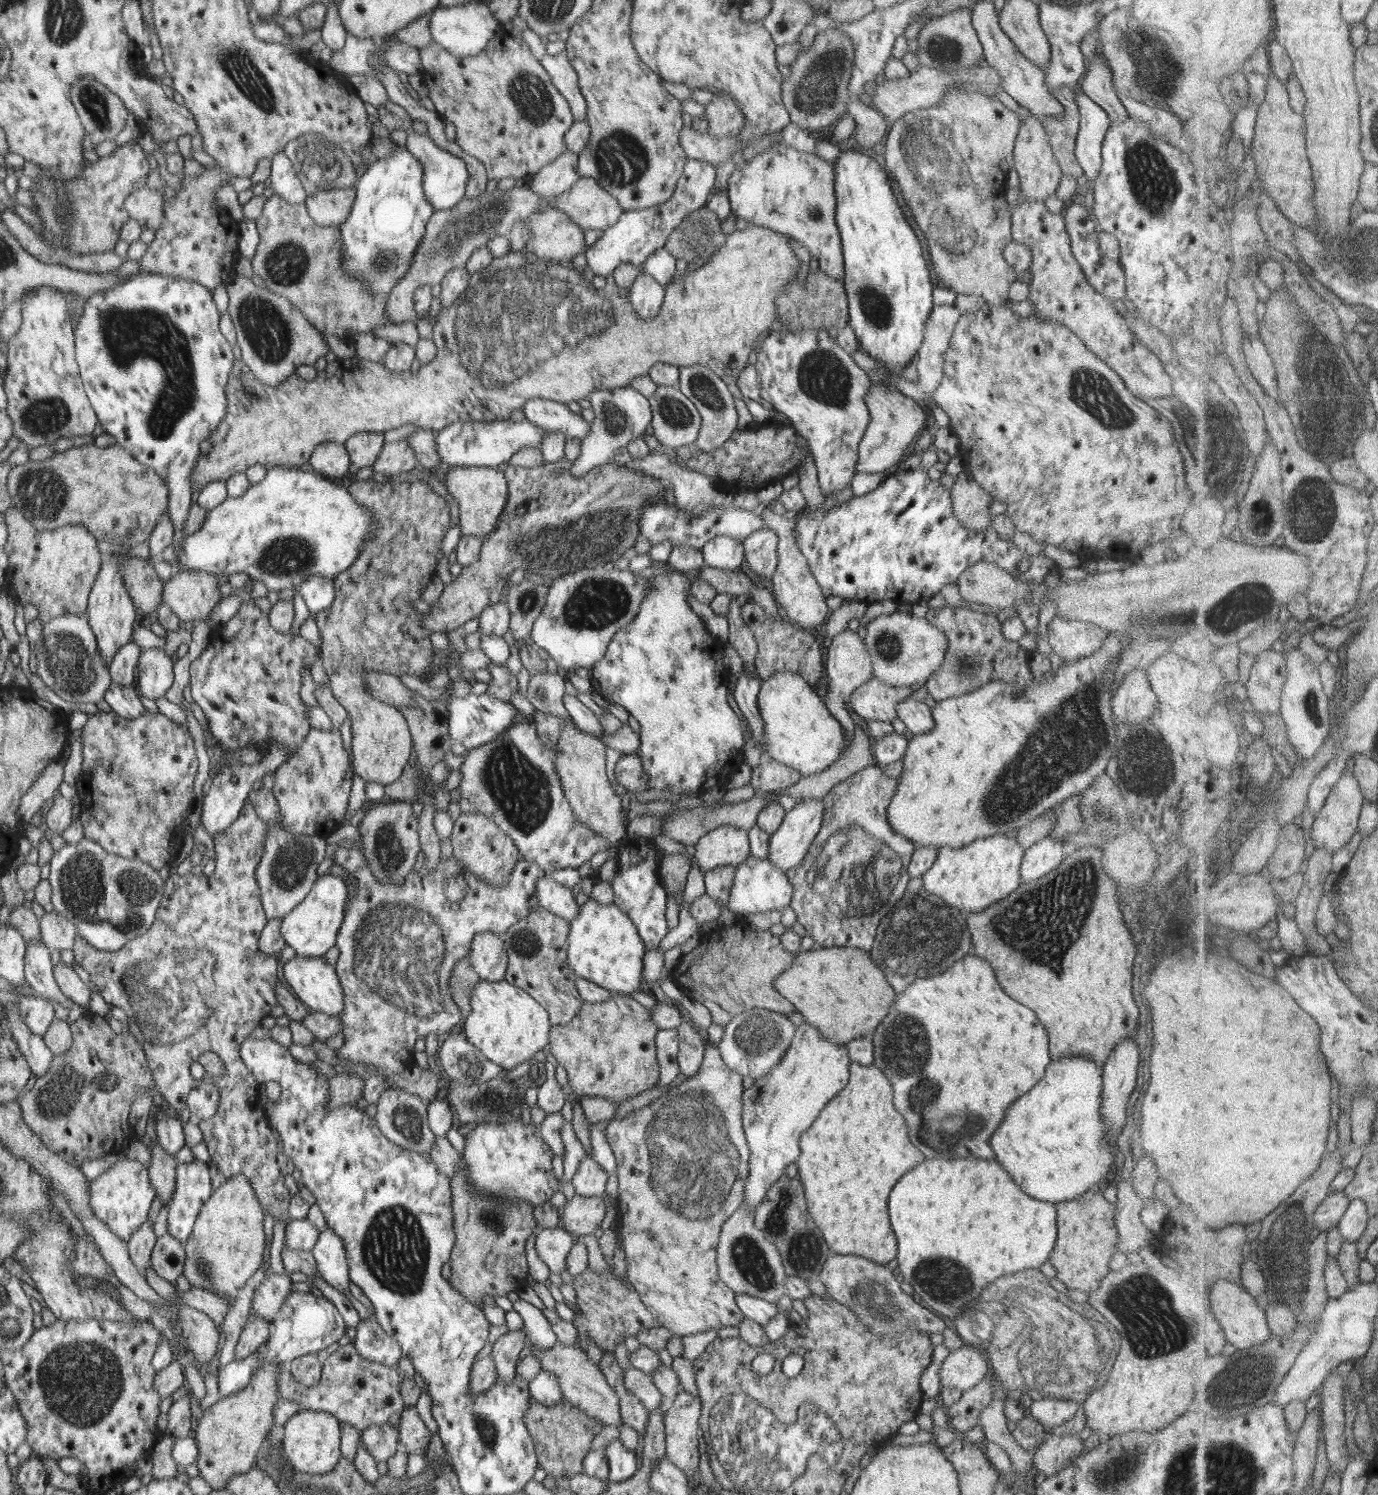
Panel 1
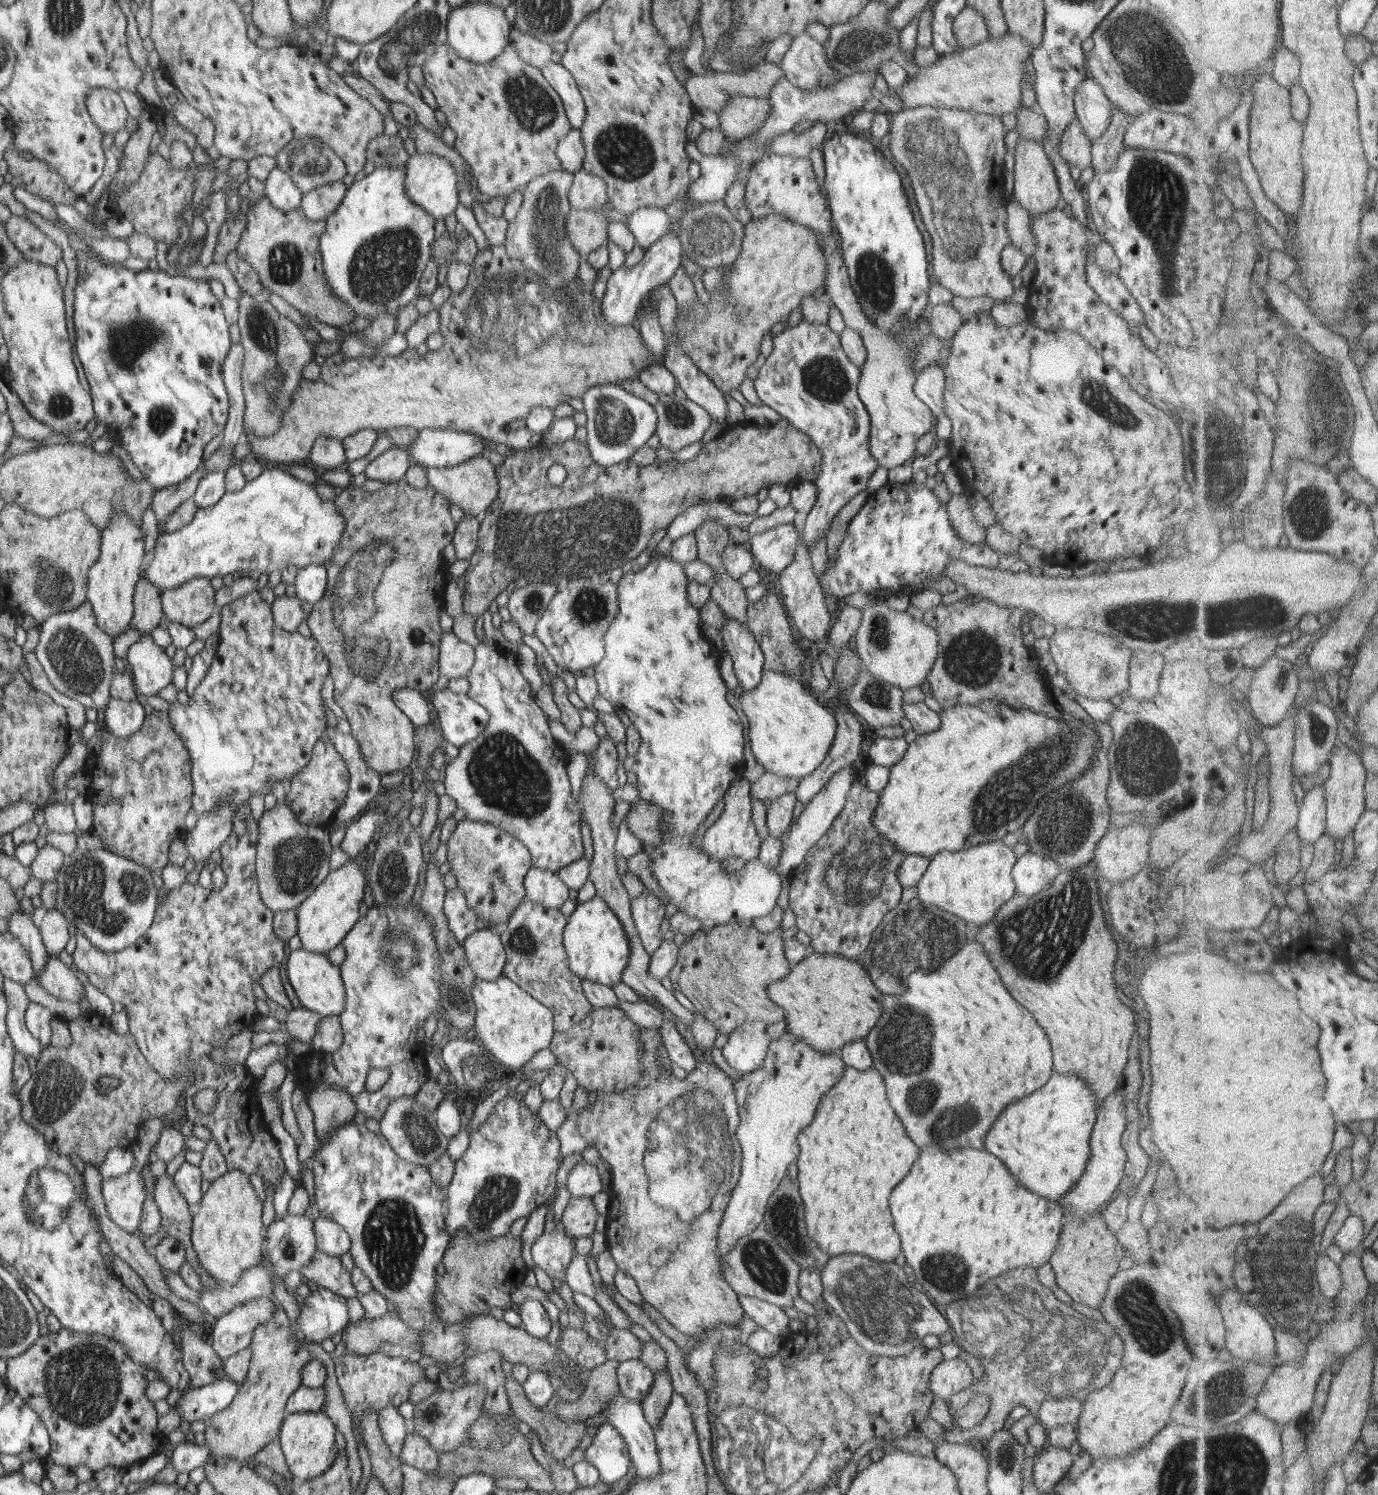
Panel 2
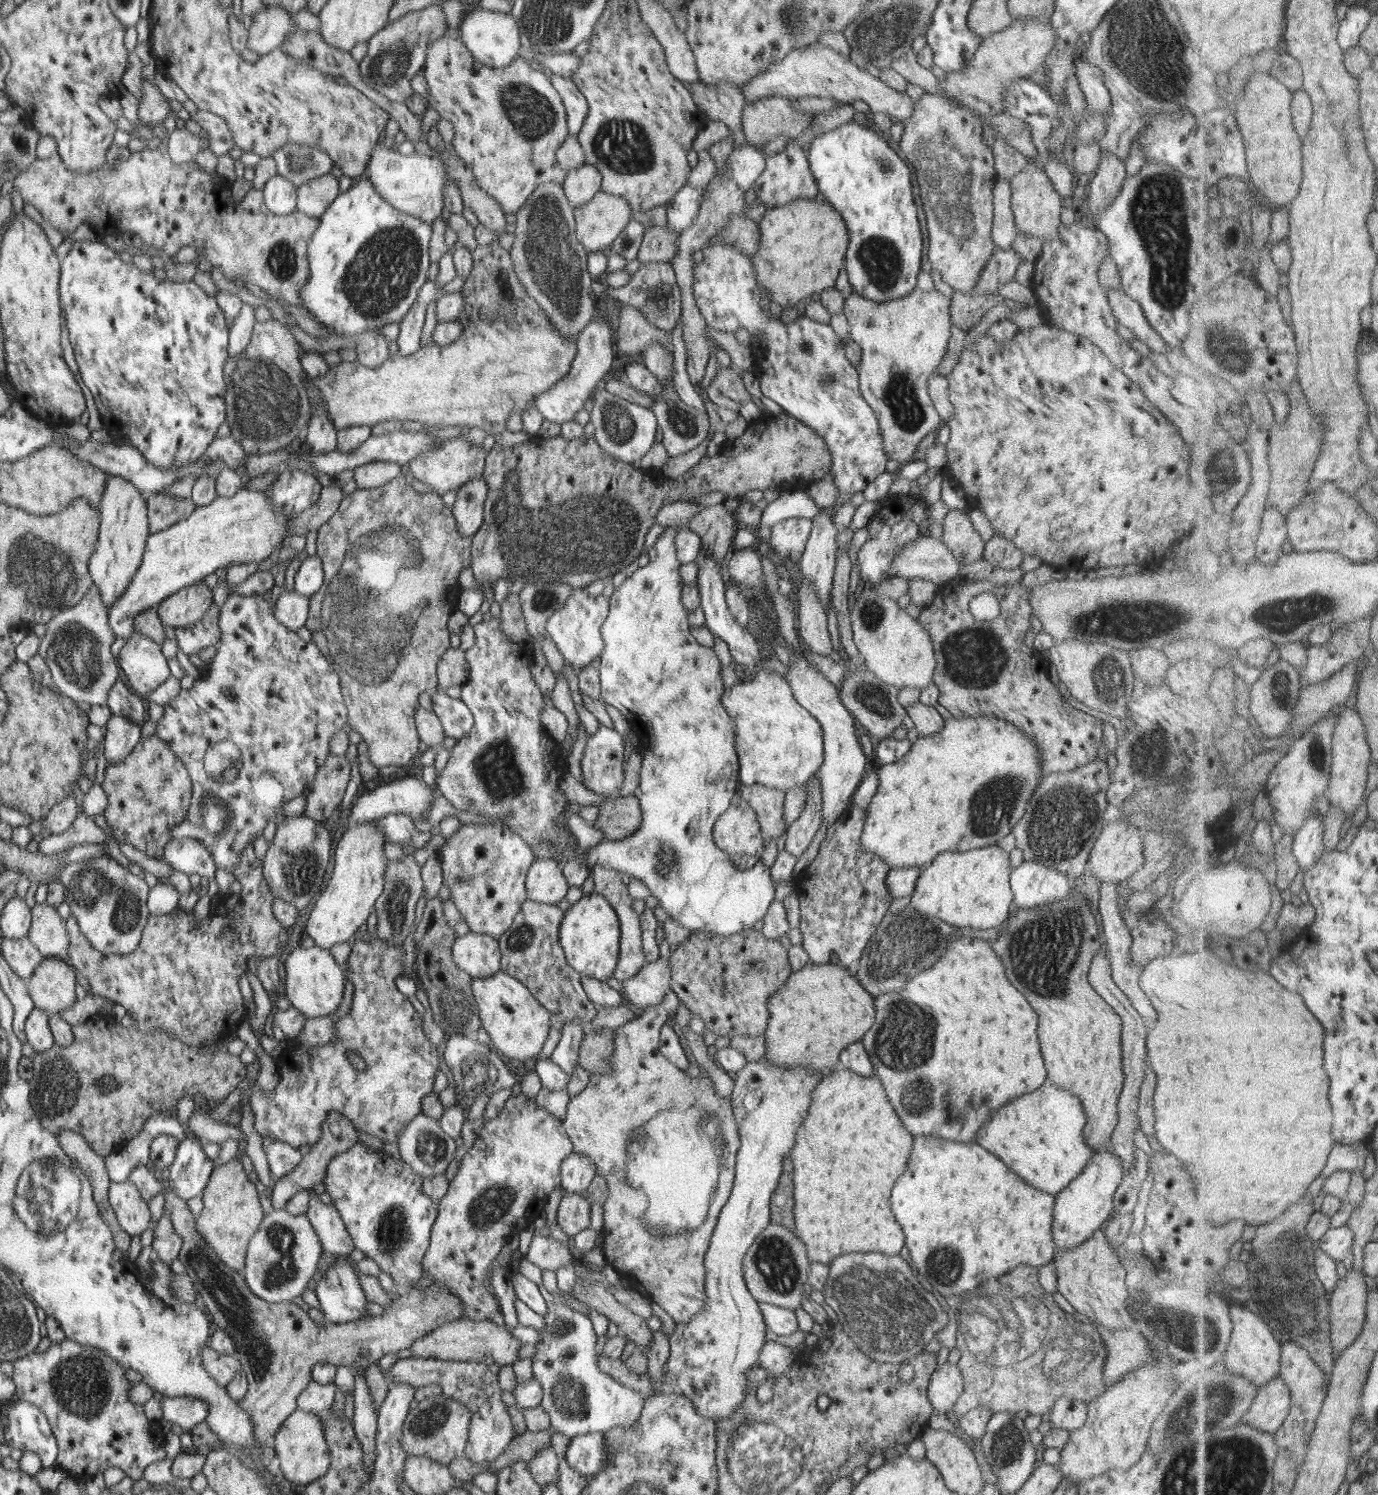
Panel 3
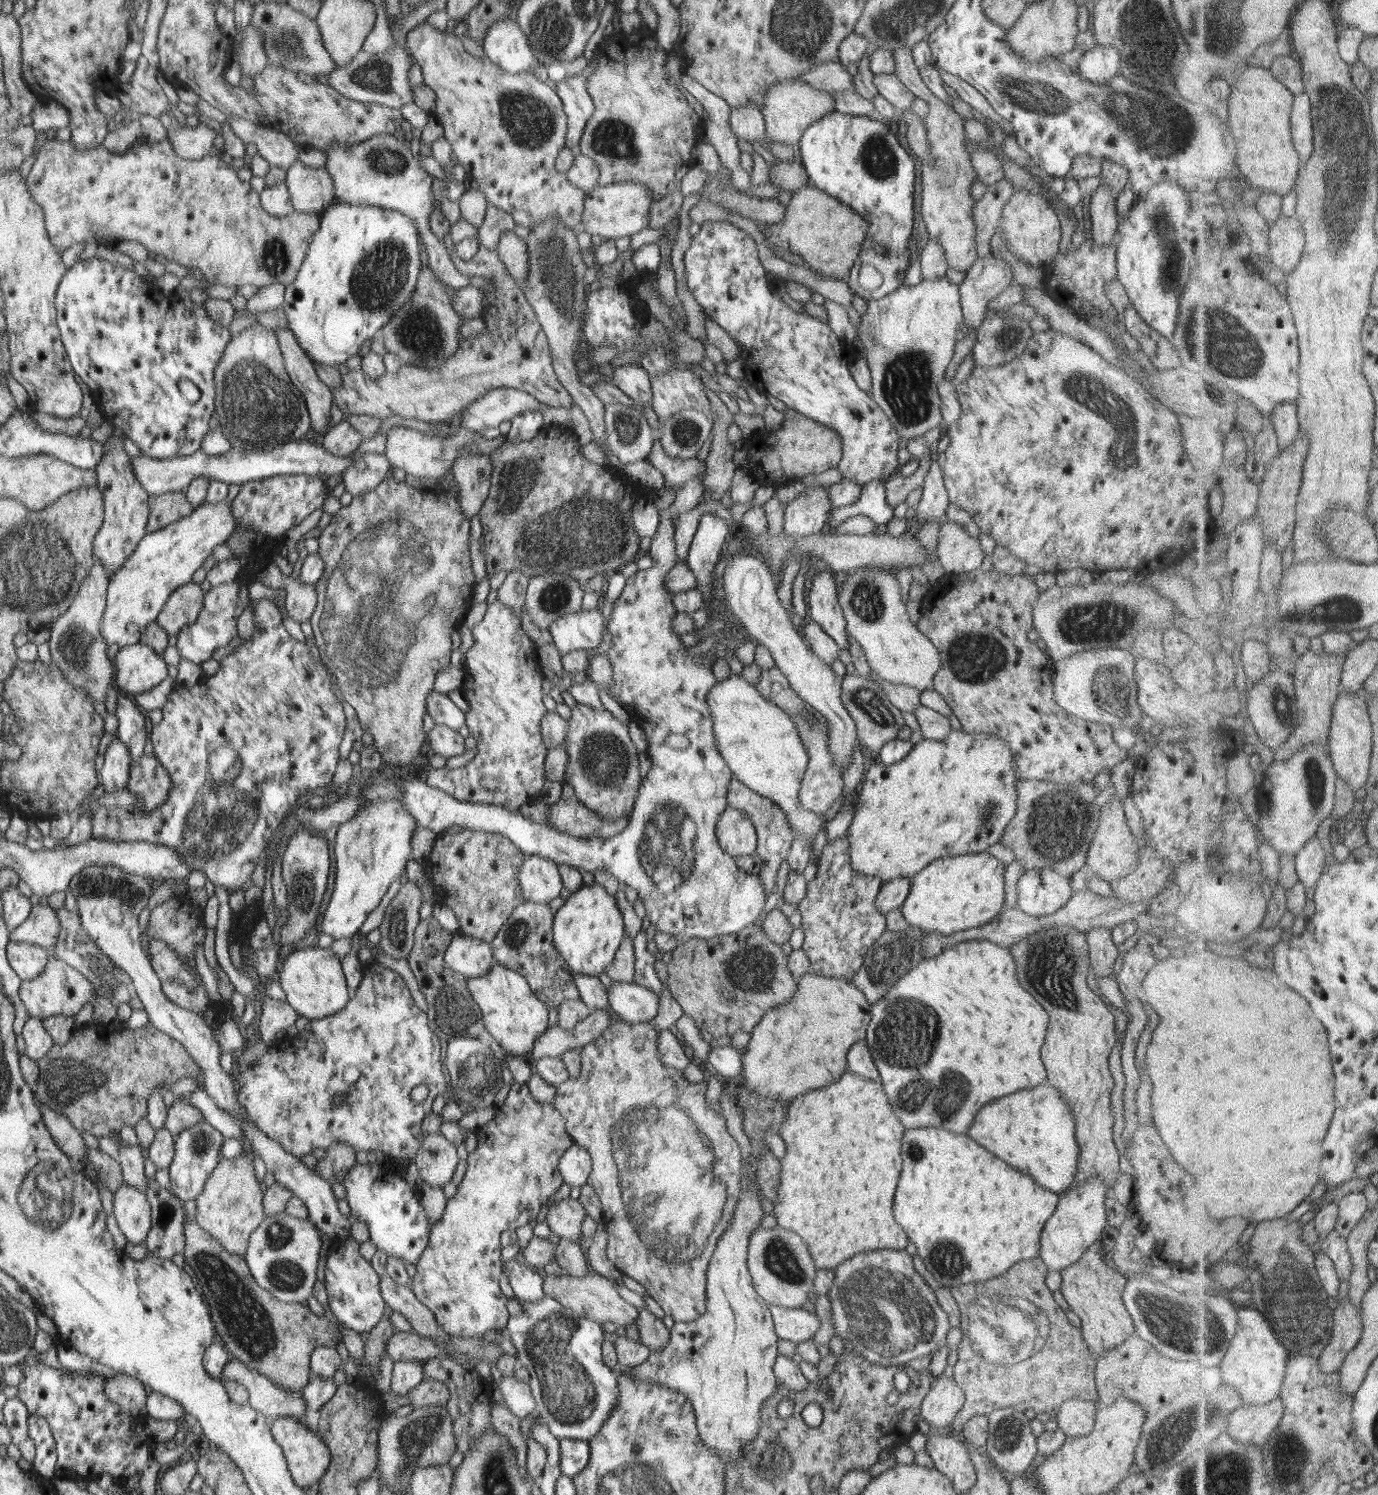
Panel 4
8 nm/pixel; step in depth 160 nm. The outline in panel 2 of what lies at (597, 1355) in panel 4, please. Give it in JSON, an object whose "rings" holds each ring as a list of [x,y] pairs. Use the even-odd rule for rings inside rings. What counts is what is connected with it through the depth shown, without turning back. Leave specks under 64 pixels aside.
{"rings":[[[620,1393],[615,1394],[607,1408],[599,1412],[595,1422],[606,1422],[617,1430],[625,1441],[636,1475],[649,1479],[659,1472],[659,1459],[651,1426],[645,1420],[640,1404]]]}

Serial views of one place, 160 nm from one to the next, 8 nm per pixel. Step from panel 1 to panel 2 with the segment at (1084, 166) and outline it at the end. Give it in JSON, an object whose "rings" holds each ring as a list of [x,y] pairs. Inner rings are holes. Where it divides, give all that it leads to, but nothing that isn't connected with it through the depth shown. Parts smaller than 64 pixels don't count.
{"rings":[[[1083,79],[1075,89],[1074,114],[1082,131],[1092,142],[1110,122],[1112,104],[1093,79]]]}

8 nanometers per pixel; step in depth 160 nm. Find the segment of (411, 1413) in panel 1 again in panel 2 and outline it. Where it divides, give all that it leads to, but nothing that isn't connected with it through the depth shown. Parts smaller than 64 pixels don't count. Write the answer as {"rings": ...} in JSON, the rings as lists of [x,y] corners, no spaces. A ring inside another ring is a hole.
{"rings":[[[414,1430],[406,1434],[399,1457],[407,1466],[416,1468],[428,1477],[436,1472],[438,1465],[436,1452],[426,1442],[424,1436],[414,1434]]]}

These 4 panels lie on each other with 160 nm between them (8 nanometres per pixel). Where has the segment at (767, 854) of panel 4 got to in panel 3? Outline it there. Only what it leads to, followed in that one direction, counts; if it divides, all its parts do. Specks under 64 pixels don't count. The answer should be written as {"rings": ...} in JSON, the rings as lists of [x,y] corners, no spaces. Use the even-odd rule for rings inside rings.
{"rings":[[[738,783],[735,793],[741,796],[741,799],[755,812],[763,846],[771,841],[776,842],[786,830],[782,810],[783,790]]]}

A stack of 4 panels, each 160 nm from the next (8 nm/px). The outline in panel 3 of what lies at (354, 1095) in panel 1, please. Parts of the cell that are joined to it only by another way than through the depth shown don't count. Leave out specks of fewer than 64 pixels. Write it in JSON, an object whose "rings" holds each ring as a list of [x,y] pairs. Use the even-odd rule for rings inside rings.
{"rings":[[[329,1110],[329,1115],[322,1123],[320,1139],[301,1157],[297,1166],[280,1179],[275,1179],[271,1188],[271,1204],[274,1209],[281,1209],[286,1202],[301,1190],[311,1190],[313,1184],[322,1182],[326,1173],[327,1163],[337,1154],[349,1150],[357,1141],[357,1134],[351,1123],[336,1111]]]}

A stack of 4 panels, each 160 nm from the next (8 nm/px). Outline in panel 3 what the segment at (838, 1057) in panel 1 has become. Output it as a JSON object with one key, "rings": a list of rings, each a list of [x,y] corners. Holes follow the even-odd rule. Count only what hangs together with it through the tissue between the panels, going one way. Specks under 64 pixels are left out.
{"rings":[[[763,1058],[753,1063],[746,1063],[741,1070],[731,1074],[733,1088],[730,1094],[732,1115],[736,1124],[739,1148],[734,1162],[734,1179],[729,1198],[721,1207],[716,1225],[711,1231],[710,1241],[704,1253],[704,1292],[703,1308],[685,1325],[676,1325],[668,1338],[669,1356],[662,1366],[664,1383],[678,1388],[681,1395],[691,1400],[699,1416],[709,1421],[719,1422],[735,1412],[745,1400],[748,1378],[746,1372],[757,1364],[758,1356],[765,1344],[765,1324],[761,1311],[755,1300],[751,1298],[741,1272],[741,1258],[754,1243],[753,1239],[770,1222],[769,1203],[777,1179],[783,1172],[782,1156],[789,1154],[794,1143],[794,1132],[807,1114],[810,1103],[810,1092],[821,1080],[821,1074],[806,1070],[804,1066],[777,1066]]]}

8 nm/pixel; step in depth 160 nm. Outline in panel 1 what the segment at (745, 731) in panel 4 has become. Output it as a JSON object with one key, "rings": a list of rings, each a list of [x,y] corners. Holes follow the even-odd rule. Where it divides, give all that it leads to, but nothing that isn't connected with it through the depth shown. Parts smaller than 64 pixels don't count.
{"rings":[[[777,672],[761,681],[756,696],[758,715],[763,723],[762,742],[768,760],[784,764],[800,776],[824,771],[845,748],[841,724],[829,714],[814,689],[815,686],[796,673]]]}

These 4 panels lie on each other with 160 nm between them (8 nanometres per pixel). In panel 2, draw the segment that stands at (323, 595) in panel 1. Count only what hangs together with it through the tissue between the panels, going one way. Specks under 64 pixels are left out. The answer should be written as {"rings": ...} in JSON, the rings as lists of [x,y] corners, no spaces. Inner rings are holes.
{"rings":[[[307,564],[298,569],[293,583],[294,594],[308,607],[324,595],[324,588],[327,585],[326,571],[323,565],[318,564]]]}

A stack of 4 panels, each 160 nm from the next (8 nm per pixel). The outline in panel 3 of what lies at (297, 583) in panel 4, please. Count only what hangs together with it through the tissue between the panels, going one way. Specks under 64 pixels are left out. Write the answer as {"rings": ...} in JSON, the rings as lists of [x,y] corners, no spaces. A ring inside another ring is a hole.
{"rings":[[[284,590],[274,603],[274,615],[285,628],[296,631],[308,619],[308,597],[298,592]]]}

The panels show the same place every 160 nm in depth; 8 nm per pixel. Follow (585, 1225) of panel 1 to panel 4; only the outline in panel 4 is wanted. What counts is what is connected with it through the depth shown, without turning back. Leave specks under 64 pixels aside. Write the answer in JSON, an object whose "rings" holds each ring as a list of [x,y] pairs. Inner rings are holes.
{"rings":[[[567,1197],[559,1201],[550,1200],[542,1219],[553,1234],[577,1243],[581,1240],[580,1224],[585,1215],[585,1209],[577,1199]]]}

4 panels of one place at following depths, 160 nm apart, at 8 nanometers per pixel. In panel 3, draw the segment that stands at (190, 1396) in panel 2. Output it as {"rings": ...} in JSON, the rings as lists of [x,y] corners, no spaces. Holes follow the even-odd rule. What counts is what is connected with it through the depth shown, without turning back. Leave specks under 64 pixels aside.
{"rings":[[[164,1397],[161,1400],[162,1418],[186,1432],[195,1423],[204,1420],[207,1408],[205,1401],[193,1397]]]}

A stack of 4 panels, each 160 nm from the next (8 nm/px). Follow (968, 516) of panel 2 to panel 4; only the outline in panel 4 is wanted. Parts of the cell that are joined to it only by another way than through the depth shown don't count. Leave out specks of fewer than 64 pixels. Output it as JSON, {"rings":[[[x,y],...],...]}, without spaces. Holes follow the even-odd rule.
{"rings":[[[947,520],[941,523],[937,533],[936,555],[945,575],[977,569],[985,556],[975,536]]]}

